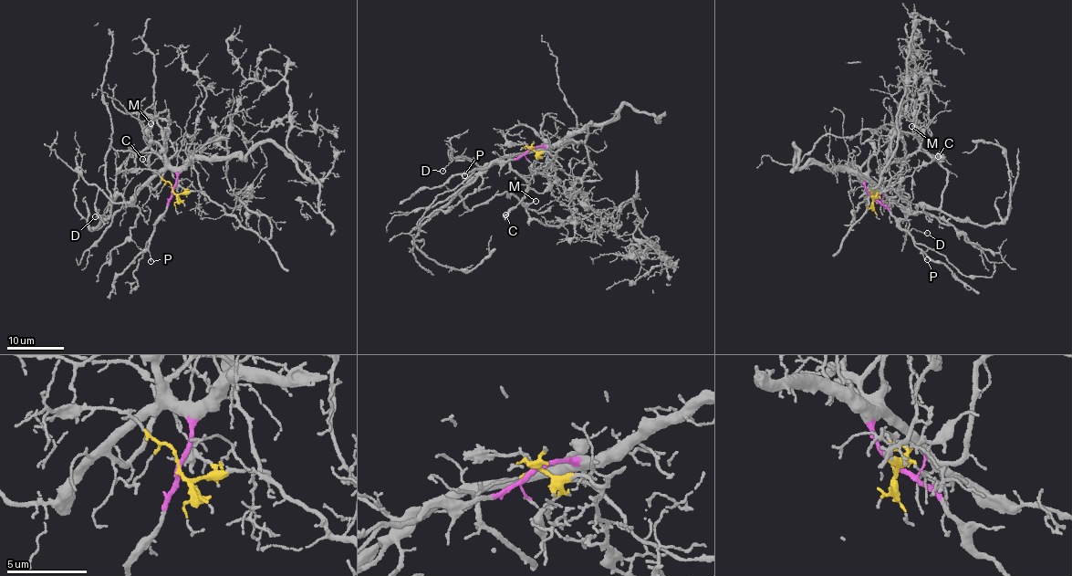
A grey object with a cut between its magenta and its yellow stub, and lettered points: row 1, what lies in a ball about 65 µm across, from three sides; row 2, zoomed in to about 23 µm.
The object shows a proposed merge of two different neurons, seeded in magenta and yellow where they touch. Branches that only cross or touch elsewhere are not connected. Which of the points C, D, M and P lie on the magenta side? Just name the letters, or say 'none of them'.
C, D, M, P

